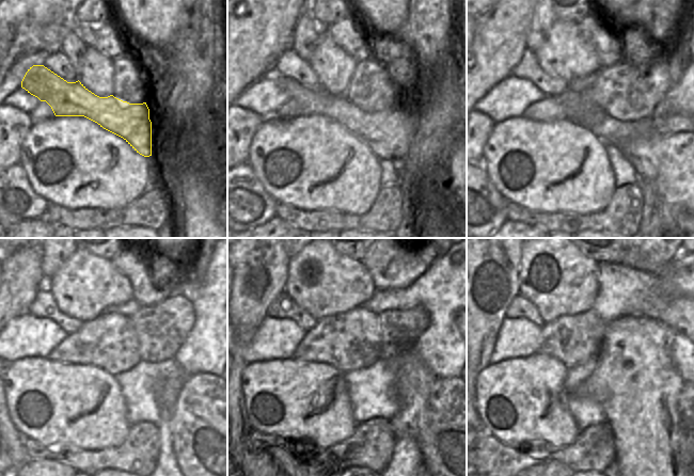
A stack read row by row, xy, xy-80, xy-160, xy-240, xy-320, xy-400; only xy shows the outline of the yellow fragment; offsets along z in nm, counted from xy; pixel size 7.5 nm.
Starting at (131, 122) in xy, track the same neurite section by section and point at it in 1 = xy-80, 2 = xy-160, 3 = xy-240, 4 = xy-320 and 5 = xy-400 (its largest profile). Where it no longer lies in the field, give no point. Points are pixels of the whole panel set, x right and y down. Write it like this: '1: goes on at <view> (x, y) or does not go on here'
1: goes on at xy-80 (389, 133)
2: goes on at xy-160 (683, 168)
3: goes on at xy-240 (205, 424)
4: goes on at xy-320 (444, 442)
5: goes on at xy-400 (683, 430)

